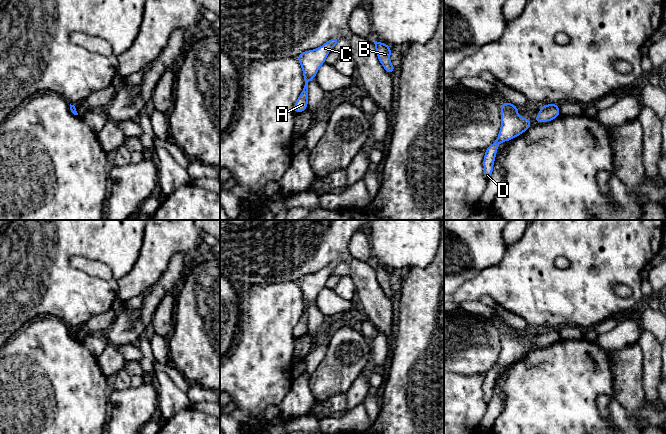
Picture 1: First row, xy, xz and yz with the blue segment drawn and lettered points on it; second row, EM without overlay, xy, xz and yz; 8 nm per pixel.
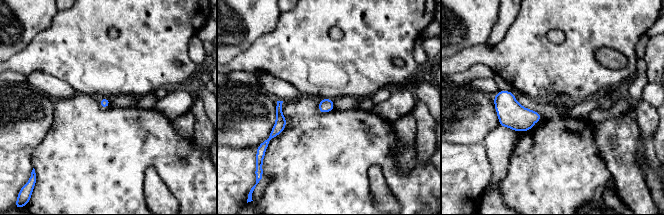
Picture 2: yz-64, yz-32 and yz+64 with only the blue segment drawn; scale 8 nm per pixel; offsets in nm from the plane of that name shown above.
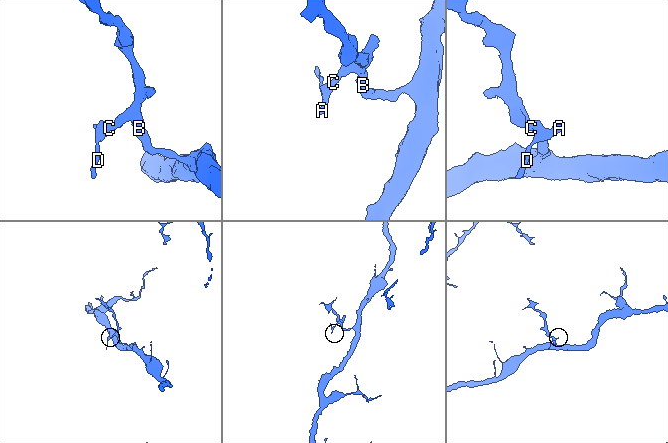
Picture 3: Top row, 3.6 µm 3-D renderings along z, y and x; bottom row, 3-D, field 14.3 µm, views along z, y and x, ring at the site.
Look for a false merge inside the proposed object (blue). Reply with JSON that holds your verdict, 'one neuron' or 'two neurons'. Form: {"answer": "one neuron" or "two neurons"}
{"answer": "one neuron"}

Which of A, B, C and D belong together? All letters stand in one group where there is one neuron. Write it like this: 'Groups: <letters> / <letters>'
Groups: A B C D

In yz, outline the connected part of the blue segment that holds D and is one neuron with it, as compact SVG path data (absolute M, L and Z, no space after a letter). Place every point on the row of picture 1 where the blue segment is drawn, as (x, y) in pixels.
M509 102L501 103L501 128L497 139L485 149L485 157L483 160L484 177L486 180L491 178L493 172L493 164L497 154L498 145L505 141L510 141L520 134L524 133L531 127L531 121L525 117L517 115L520 109Z

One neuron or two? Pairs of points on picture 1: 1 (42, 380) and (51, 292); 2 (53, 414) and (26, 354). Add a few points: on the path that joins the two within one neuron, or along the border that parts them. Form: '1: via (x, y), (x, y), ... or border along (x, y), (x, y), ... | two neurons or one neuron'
1: border along (27, 323), (41, 316), (56, 316), (70, 327) | two neurons
2: via (42, 399), (41, 369) | one neuron

